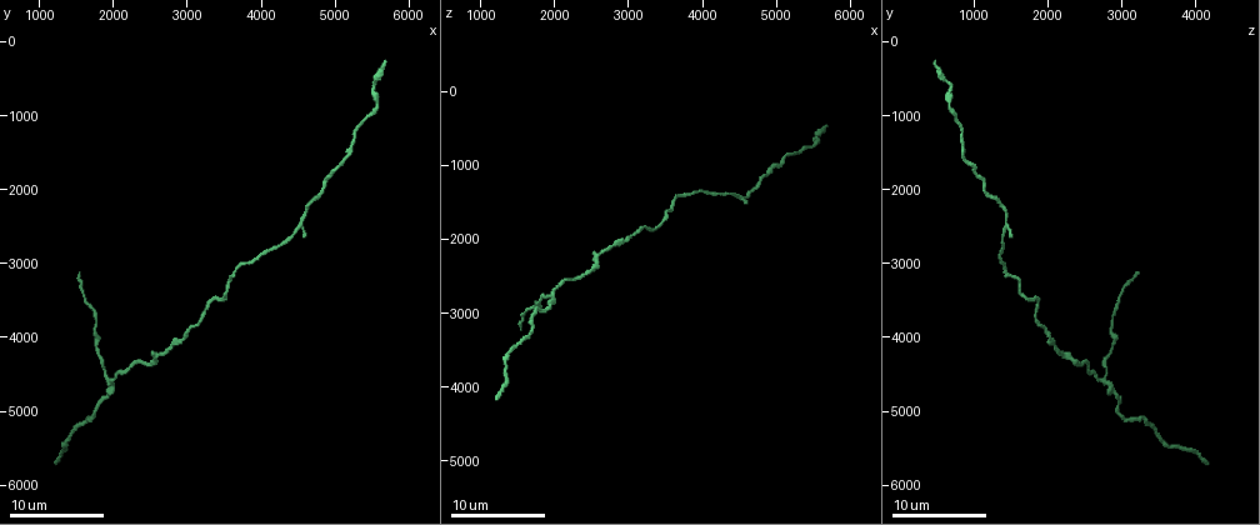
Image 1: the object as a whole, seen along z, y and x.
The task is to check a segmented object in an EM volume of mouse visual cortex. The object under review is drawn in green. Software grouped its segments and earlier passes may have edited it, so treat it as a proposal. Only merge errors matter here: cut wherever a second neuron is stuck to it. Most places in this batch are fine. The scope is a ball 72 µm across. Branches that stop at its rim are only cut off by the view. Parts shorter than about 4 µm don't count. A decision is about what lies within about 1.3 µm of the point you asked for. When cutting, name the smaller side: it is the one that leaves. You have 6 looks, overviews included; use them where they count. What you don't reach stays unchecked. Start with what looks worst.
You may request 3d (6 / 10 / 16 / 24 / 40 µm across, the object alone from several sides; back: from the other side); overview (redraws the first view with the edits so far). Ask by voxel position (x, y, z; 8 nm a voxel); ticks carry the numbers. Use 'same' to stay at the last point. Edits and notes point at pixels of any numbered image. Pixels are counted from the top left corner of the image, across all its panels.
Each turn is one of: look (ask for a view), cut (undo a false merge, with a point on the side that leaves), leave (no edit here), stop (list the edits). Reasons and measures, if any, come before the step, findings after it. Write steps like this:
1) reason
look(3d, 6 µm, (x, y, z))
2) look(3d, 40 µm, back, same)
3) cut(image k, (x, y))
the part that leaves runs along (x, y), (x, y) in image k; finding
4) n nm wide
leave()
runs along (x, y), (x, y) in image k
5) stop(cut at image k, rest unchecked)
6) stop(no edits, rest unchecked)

thin arm on a thick one
look(3d, 6 µm, (2000, 4600, 2800))

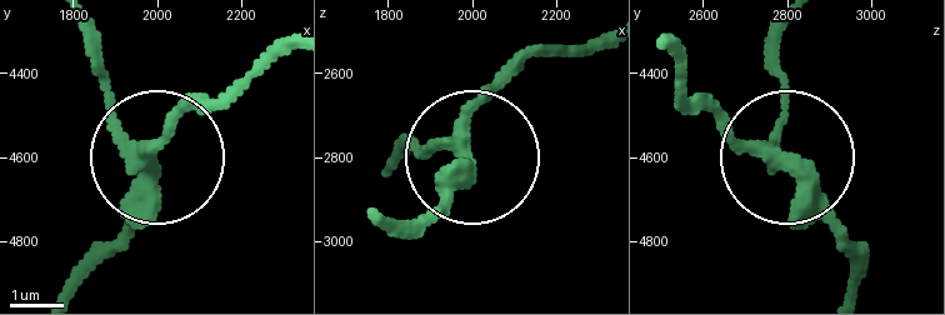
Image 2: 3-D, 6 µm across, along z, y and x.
leave()
runs along (285, 50), (150, 149), (88, 55) in image 2; all the same neuron

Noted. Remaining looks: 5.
side arm on a straight run
look(3d, 16 µm, (2650, 4250, 2150))

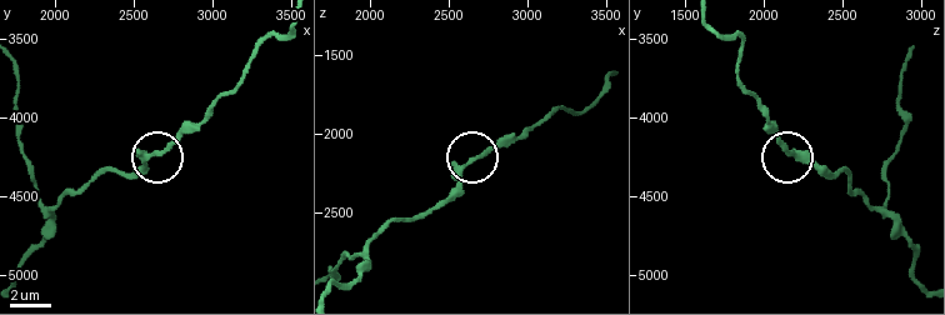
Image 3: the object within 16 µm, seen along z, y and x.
leave()
runs along (288, 33), (264, 41), (244, 76), (134, 175) in image 3; one neuron here

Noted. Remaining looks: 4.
calibre changes
look(3d, 16 µm, (4950, 1700, 1000))

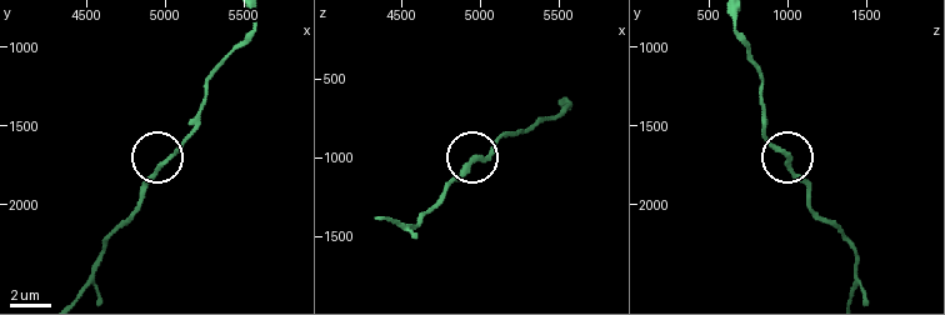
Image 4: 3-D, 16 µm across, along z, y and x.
leave()
runs along (80, 291), (96, 256), (136, 206), (144, 185), (193, 131) in image 4; continuous, no second neuron

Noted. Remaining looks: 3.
stop(no edits, rest unchecked)

